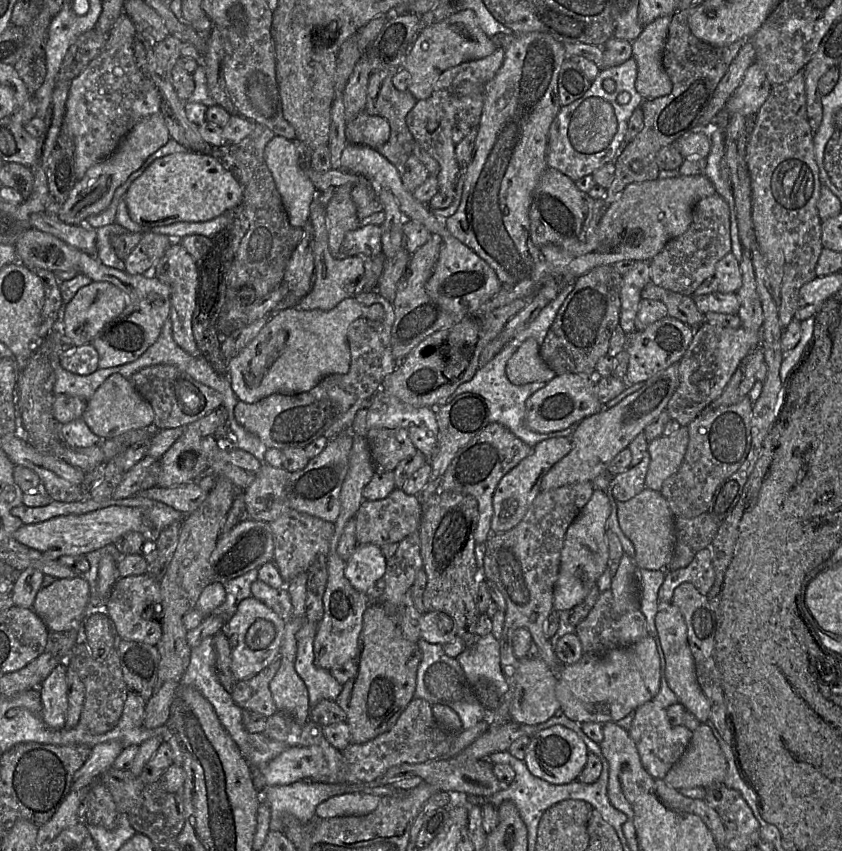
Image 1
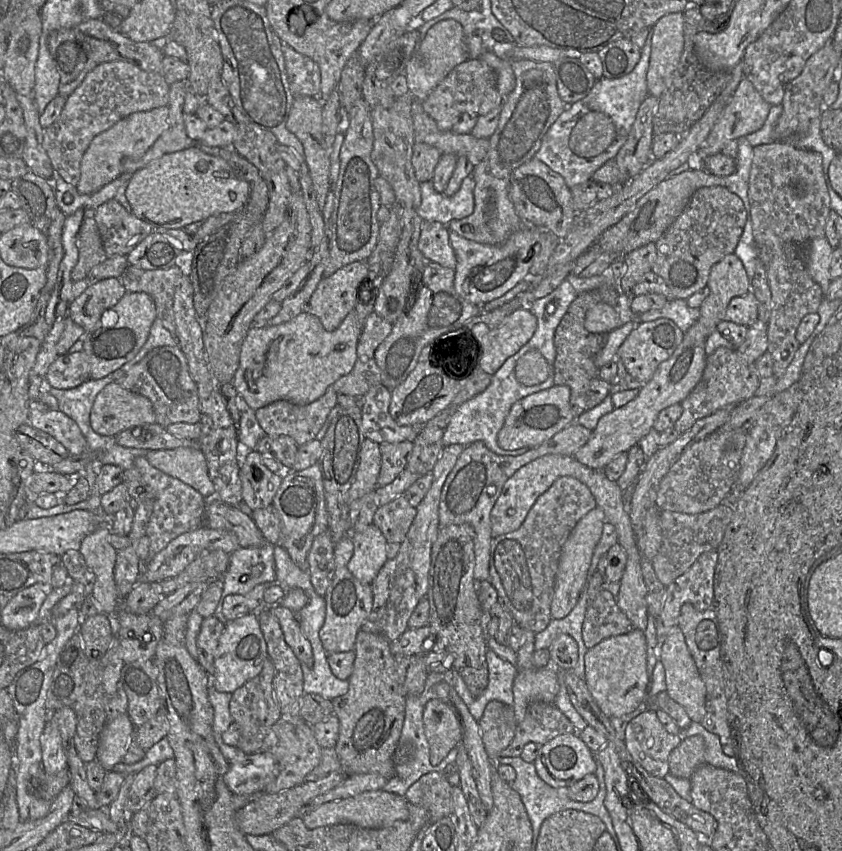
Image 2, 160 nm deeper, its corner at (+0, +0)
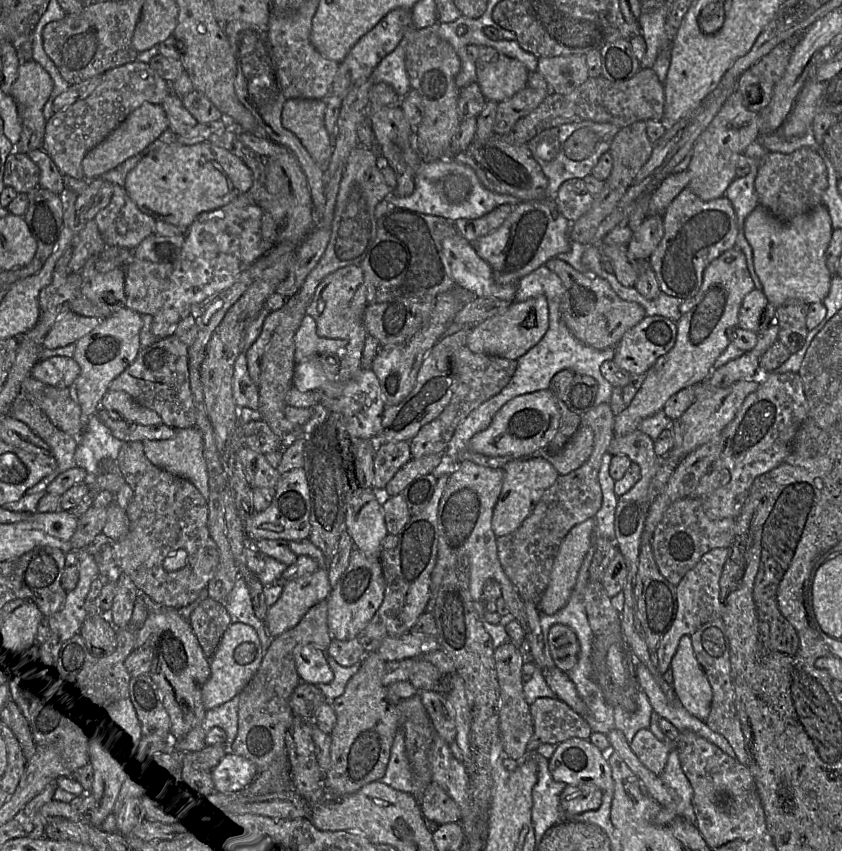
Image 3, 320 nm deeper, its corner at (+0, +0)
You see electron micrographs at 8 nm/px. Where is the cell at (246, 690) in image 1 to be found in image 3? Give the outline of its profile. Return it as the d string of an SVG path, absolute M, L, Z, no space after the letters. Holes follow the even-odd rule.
M322 601L310 608L295 627L273 638L258 671L239 694L238 733L228 752L242 756L252 762L256 766L258 773L267 769L275 759L280 757L288 758L285 734L294 719L294 713L289 706L289 698L295 687L302 682L295 665L294 649L298 645L311 644L324 652L327 651L333 639L328 629L327 615L327 601Z

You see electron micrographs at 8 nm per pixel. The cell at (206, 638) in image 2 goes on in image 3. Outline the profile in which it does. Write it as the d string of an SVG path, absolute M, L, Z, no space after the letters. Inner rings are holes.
M210 598L203 600L192 612L188 622L204 656L210 660L231 623L223 603Z

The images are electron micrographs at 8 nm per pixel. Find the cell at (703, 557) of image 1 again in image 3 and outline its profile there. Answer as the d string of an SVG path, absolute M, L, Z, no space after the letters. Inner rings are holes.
M716 548L707 552L676 586L676 617L655 651L655 664L660 674L663 675L670 668L671 660L683 636L690 636L704 624L721 618L720 577L728 554L729 549L727 548Z

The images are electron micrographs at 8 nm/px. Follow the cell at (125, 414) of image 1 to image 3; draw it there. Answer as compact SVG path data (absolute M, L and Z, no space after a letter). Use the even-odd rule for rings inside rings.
M108 390L100 407L117 412L123 419L142 425L162 424L161 417L153 410L141 405L124 391Z

